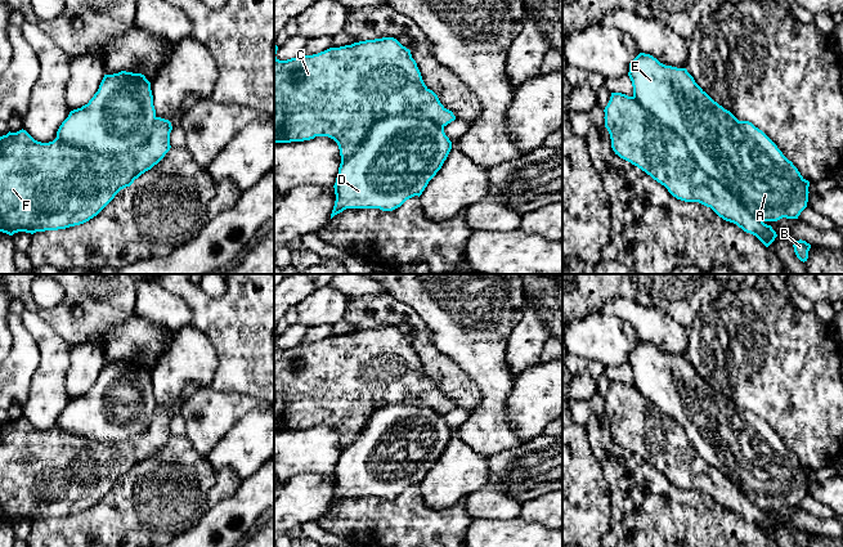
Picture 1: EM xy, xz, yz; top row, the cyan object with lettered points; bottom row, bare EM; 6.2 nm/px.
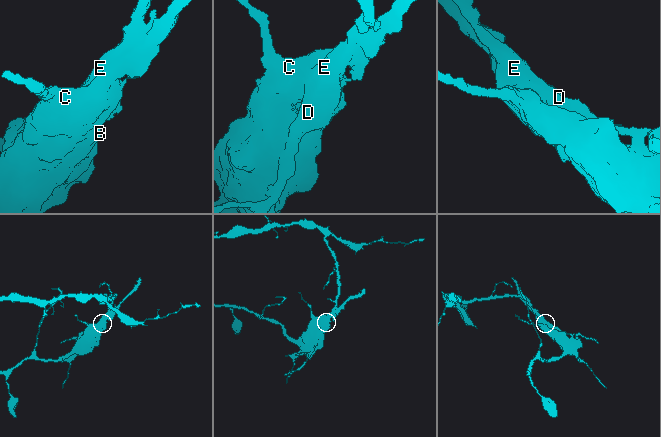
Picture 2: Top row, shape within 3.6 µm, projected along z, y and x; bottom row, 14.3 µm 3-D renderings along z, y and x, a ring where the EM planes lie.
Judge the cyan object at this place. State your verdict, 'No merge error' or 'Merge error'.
Merge error

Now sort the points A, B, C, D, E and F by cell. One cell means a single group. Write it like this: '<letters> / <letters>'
A D E / B C F

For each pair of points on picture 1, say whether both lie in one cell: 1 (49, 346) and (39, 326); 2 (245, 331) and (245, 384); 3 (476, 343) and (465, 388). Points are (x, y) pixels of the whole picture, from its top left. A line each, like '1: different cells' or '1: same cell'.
1: same cell
2: same cell
3: different cells

